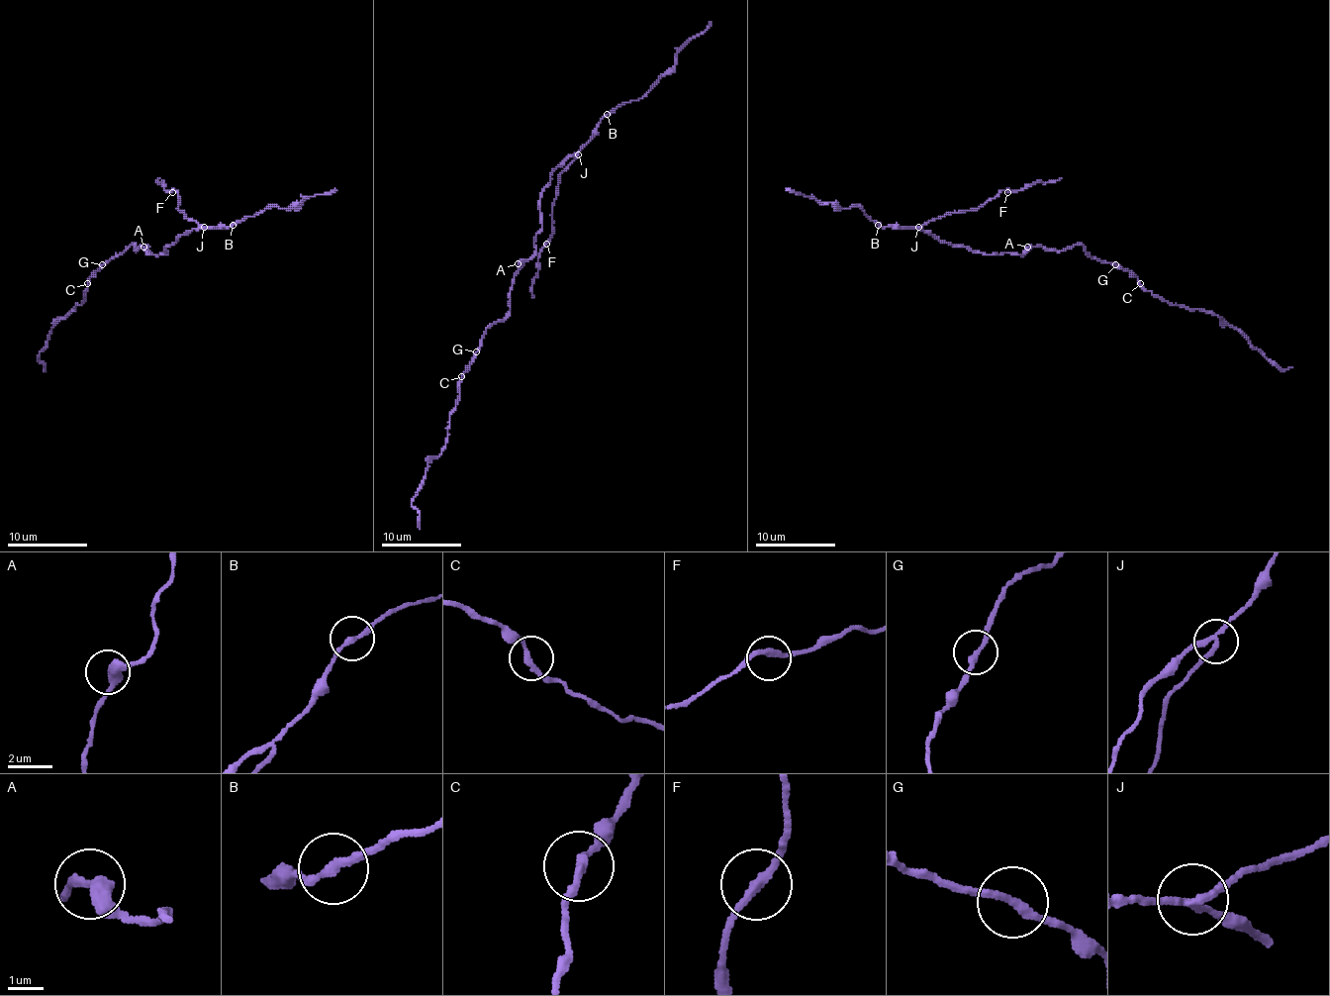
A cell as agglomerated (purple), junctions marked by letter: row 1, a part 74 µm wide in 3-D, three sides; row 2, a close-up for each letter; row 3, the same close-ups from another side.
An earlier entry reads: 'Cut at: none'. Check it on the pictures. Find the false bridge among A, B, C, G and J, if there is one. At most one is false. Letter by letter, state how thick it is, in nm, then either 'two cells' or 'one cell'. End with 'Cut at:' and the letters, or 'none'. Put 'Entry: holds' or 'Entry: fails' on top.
Entry: fails
A: 400 nm | one cell
B: 240 nm | one cell
C: 240 nm | one cell
G: 240 nm | one cell
J: 200 nm | two cells
Cut at: J

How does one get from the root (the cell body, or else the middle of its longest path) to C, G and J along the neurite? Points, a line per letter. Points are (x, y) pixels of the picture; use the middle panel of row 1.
C: (522, 265), (512, 283), (508, 314), (486, 330), (474, 361), (461, 376)
G: (522, 265), (512, 283), (508, 314), (486, 330), (482, 346), (476, 351)
J: (522, 265), (534, 253), (534, 237), (542, 227), (542, 189), (558, 166), (578, 154)

